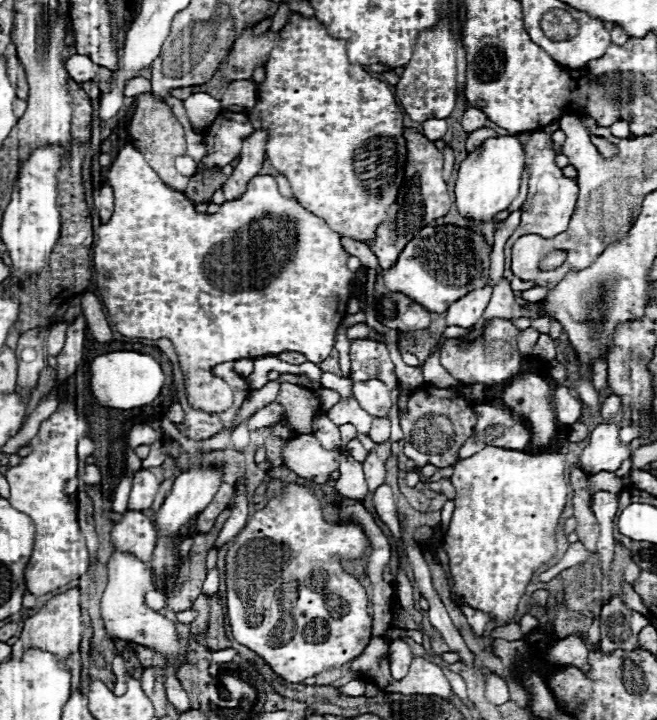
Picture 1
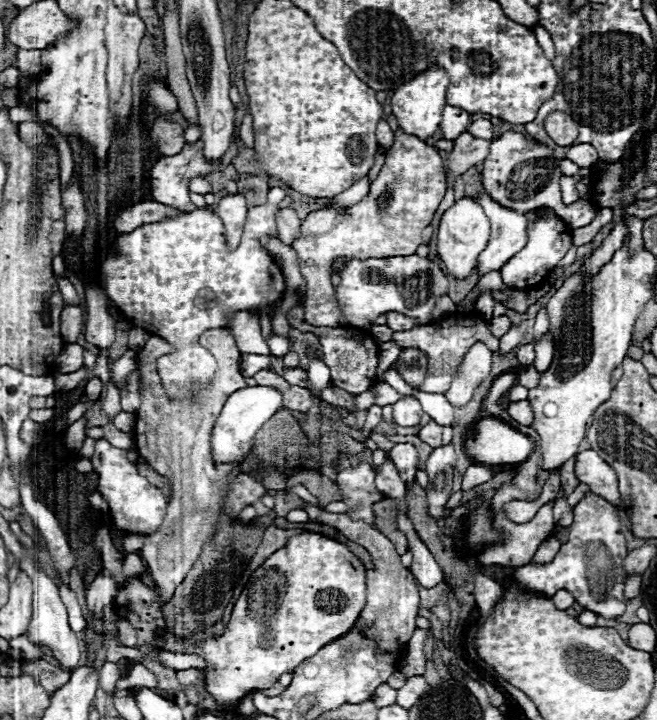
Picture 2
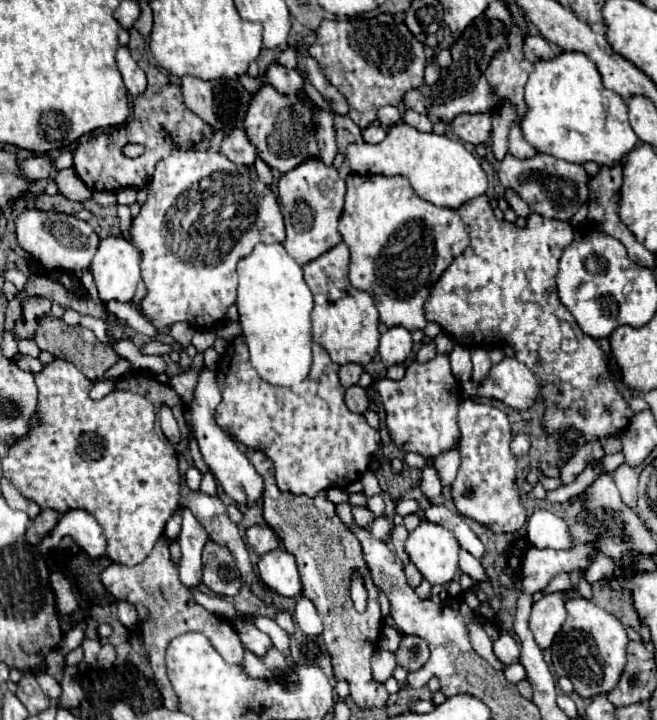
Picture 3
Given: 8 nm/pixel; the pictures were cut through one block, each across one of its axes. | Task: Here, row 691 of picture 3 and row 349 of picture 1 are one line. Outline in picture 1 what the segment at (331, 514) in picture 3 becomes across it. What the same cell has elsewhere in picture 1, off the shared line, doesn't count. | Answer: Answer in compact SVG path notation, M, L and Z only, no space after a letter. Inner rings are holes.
M350 340L350 378L352 382L382 380L390 390L398 388L394 364L382 342L376 340Z

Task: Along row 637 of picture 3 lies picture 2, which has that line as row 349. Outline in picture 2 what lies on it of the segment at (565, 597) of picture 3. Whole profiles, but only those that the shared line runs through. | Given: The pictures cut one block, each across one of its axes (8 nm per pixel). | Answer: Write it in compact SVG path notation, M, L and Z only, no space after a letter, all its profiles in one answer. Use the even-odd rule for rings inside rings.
M546 332L544 336L540 336L538 340L532 342L534 344L534 352L536 352L536 360L534 360L534 368L544 372L550 368L552 358L554 358L554 338L552 332Z

